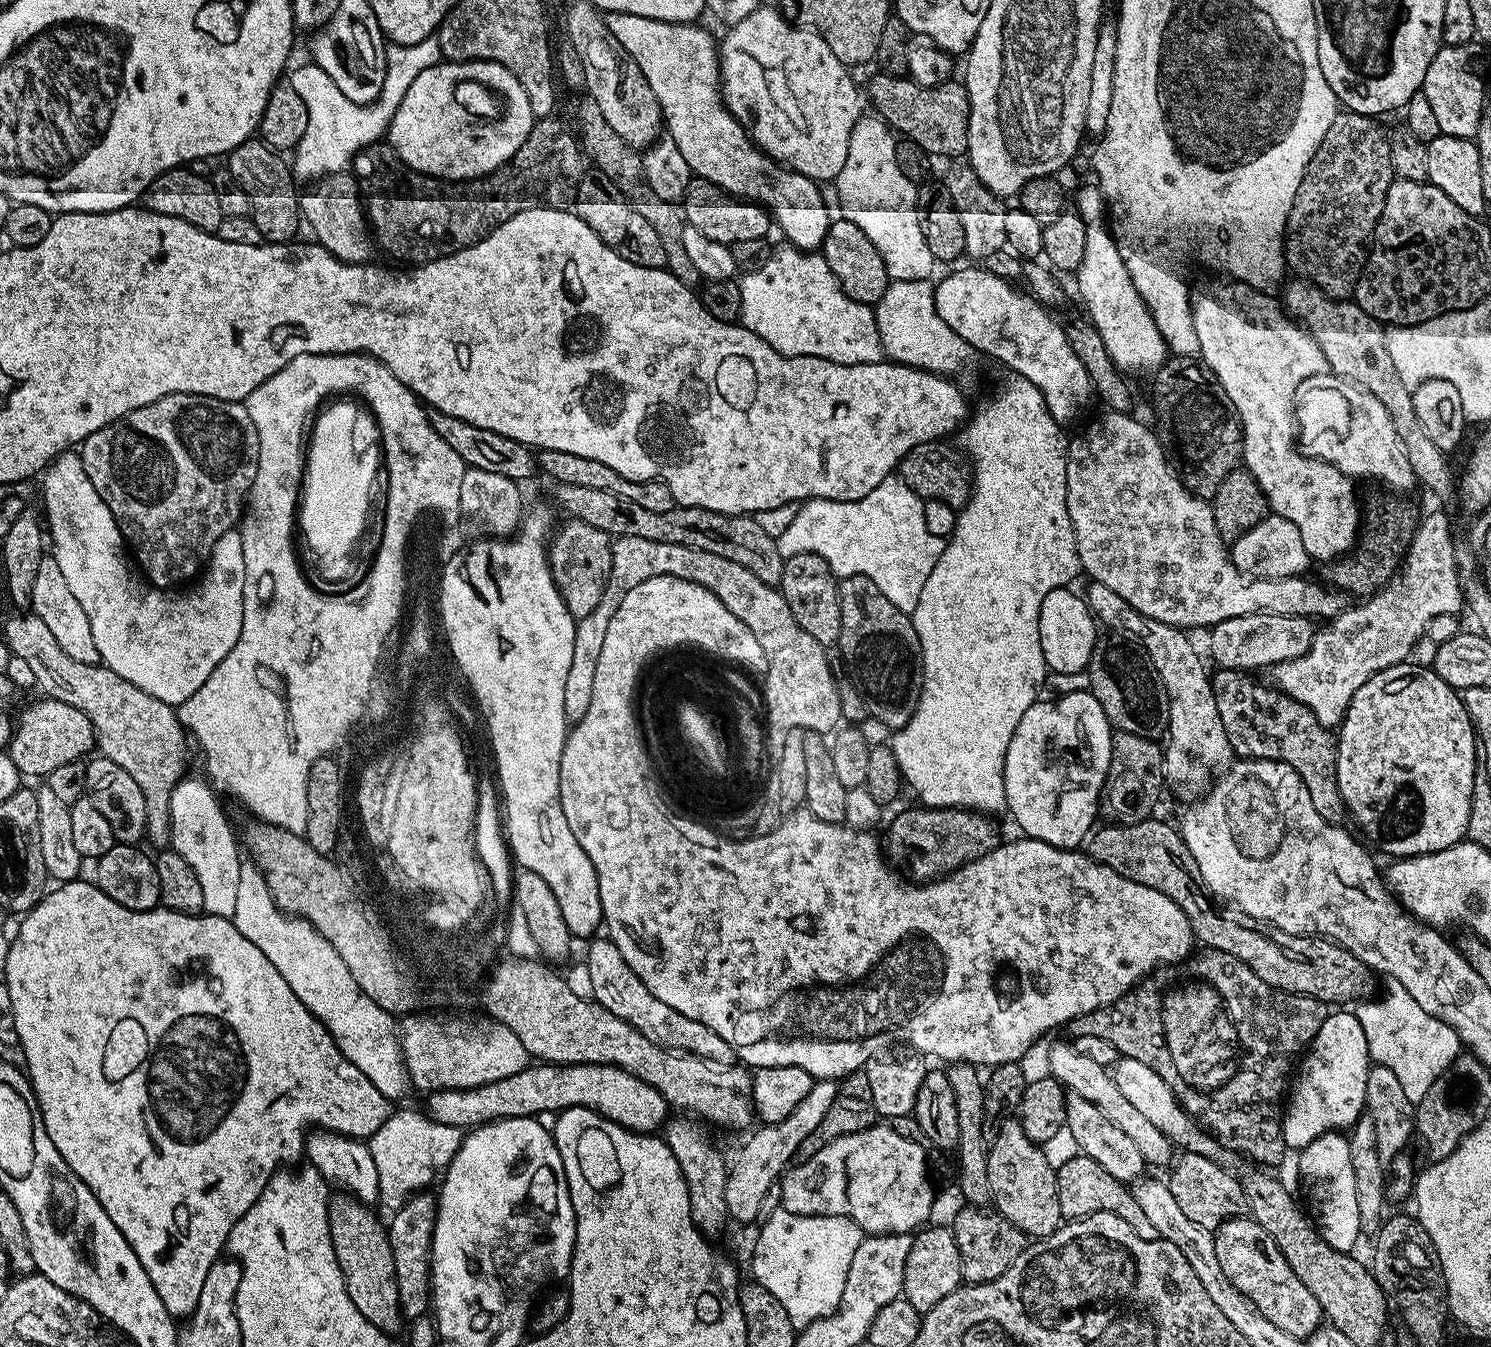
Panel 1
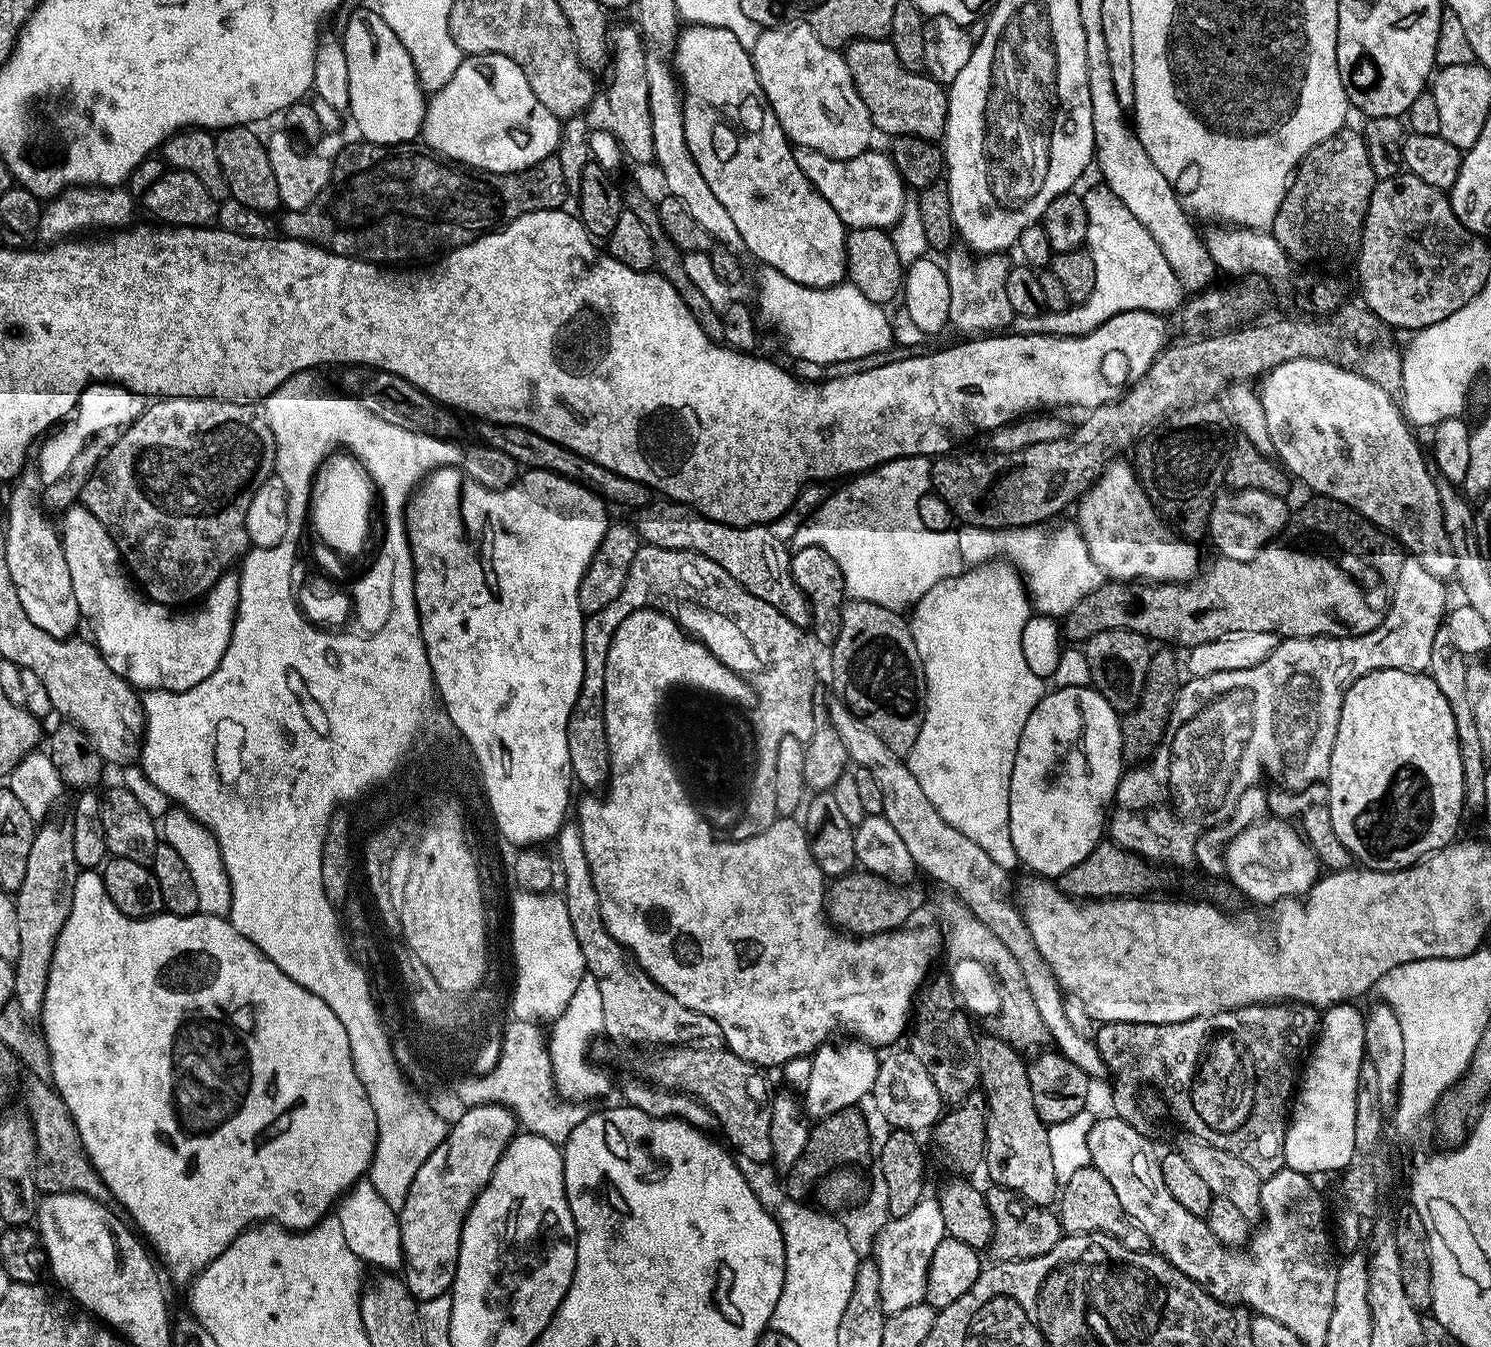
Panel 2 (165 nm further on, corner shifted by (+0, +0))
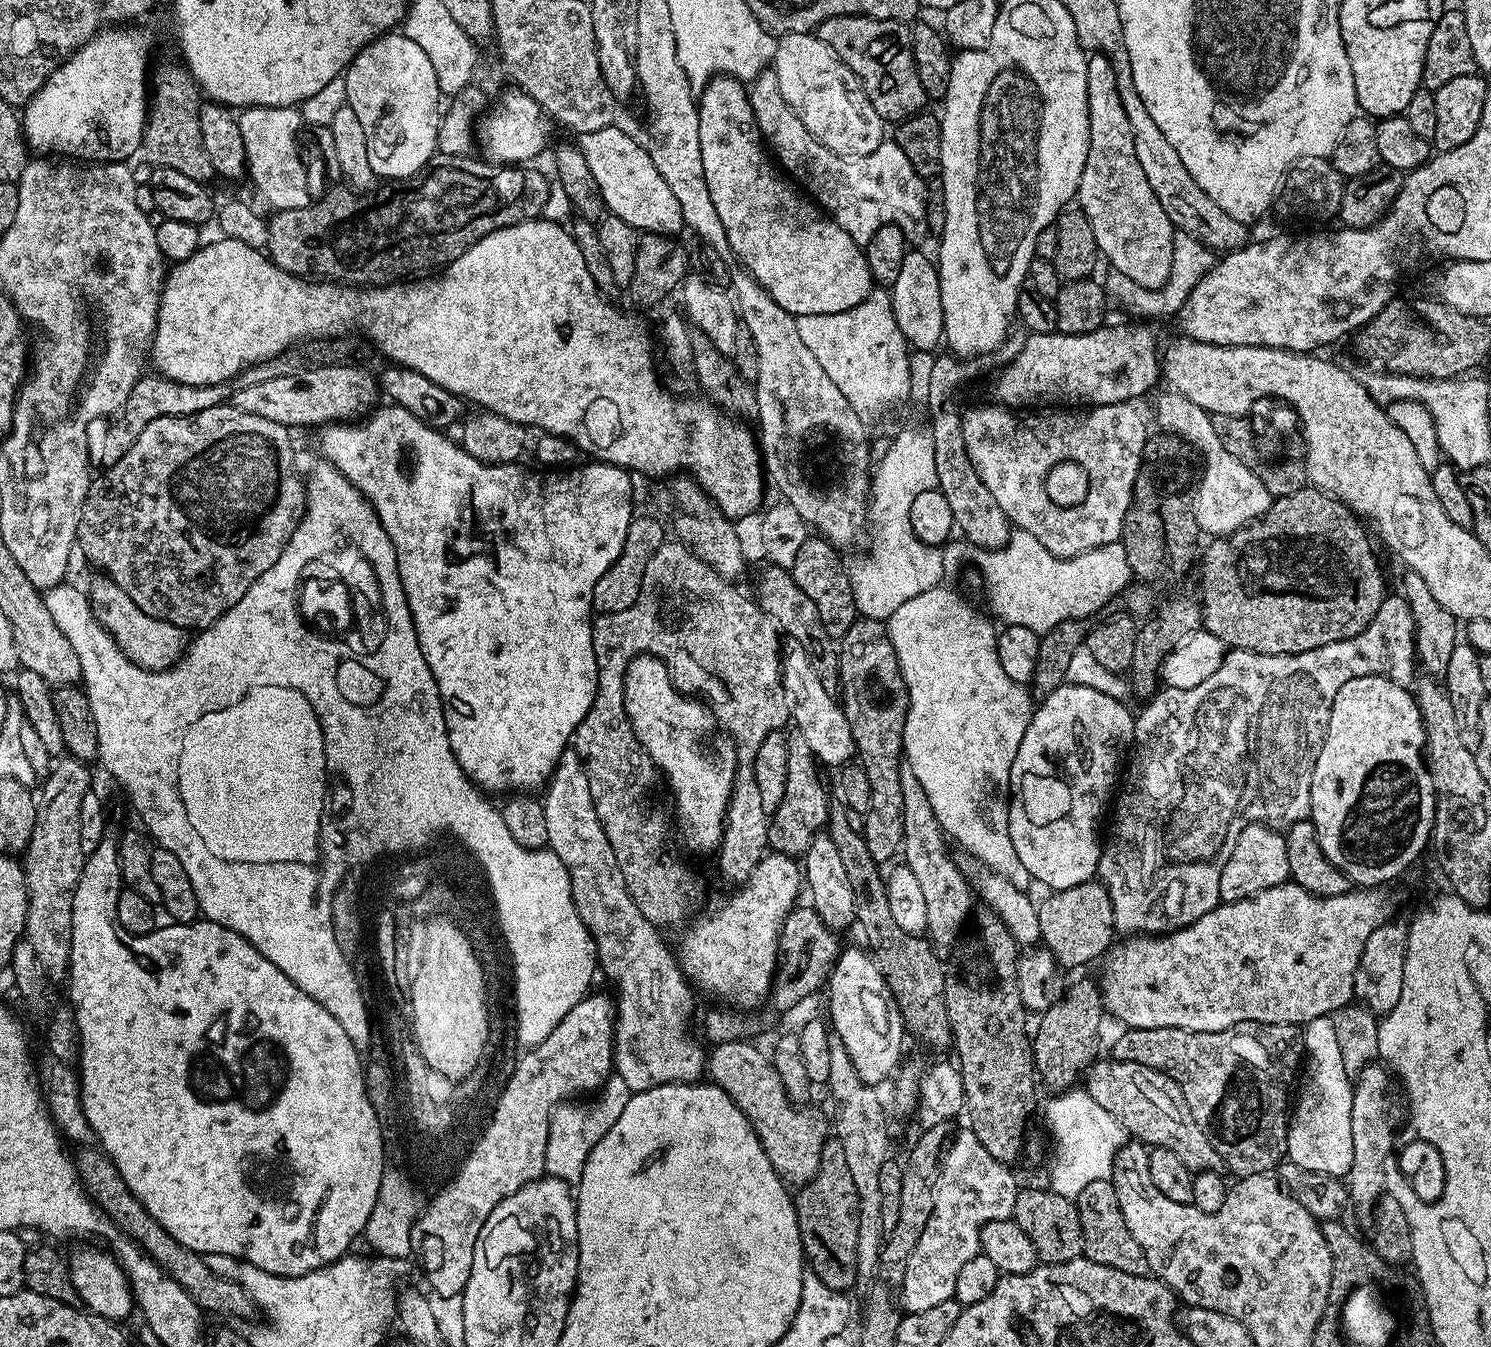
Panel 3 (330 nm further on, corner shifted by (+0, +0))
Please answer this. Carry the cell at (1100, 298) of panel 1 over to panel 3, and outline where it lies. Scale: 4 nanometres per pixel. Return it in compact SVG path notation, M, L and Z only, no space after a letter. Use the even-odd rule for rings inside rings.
M1177 231L1174 238L1174 262L1170 266L1170 278L1160 288L1143 288L1121 272L1109 271L1106 279L1106 292L1113 301L1117 300L1124 308L1137 308L1144 316L1172 316L1179 313L1181 306L1186 302L1190 290L1198 286L1198 282L1211 270L1218 261L1218 256L1213 249L1198 242L1190 234Z

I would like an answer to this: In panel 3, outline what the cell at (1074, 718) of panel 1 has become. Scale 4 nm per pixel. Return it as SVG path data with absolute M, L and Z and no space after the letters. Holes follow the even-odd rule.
M1065 683L1054 694L1043 697L1035 705L1030 726L1026 726L1026 734L1022 734L1022 746L1018 746L1018 754L1014 754L1014 766L1010 770L1010 799L1008 801L1008 821L1010 822L1010 838L1014 842L1014 850L1018 858L1022 858L1022 866L1031 874L1033 881L1038 885L1045 884L1045 889L1069 888L1078 886L1082 882L1093 879L1100 866L1100 849L1102 847L1102 832L1100 836L1100 819L1104 811L1109 811L1114 800L1114 793L1118 788L1118 777L1122 772L1122 765L1126 760L1126 753L1132 743L1133 713L1128 713L1128 708L1115 696L1107 696L1086 686Z

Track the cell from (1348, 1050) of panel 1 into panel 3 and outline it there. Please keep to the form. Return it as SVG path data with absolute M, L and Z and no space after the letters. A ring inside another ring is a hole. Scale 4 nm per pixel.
M1332 1016L1314 1018L1309 1024L1303 1025L1302 1031L1306 1067L1299 1085L1300 1097L1297 1100L1295 1097L1290 1112L1286 1156L1291 1163L1302 1166L1302 1170L1344 1178L1350 1170L1350 1162L1354 1162L1354 1141L1350 1135L1354 1080L1342 1066L1342 1049L1338 1046L1336 1022Z

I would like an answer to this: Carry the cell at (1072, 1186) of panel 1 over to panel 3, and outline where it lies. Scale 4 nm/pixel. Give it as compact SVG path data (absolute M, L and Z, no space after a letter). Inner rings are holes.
M1111 1180L1090 1182L1090 1186L1086 1186L1082 1194L1078 1194L1074 1203L1082 1222L1084 1256L1087 1259L1102 1266L1114 1266L1114 1270L1122 1270L1122 1274L1149 1275L1146 1254L1142 1246L1138 1246L1134 1234L1130 1234L1126 1218L1122 1218L1122 1206L1118 1206L1118 1194Z

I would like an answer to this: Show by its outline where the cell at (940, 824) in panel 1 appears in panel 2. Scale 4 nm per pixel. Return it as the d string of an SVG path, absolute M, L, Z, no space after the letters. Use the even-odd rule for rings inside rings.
M853 870L846 876L835 877L826 892L826 915L835 927L853 936L876 936L880 932L890 932L903 928L908 920L924 904L924 892L918 885L909 883L907 886L893 886L882 876L873 872Z

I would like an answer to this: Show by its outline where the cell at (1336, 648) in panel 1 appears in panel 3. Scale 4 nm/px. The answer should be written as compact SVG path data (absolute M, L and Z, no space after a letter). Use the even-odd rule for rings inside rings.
M1385 595L1382 606L1378 606L1378 614L1354 638L1346 638L1338 642L1330 642L1330 646L1318 646L1318 650L1306 650L1293 656L1271 656L1257 652L1242 652L1232 650L1225 655L1222 666L1201 682L1199 686L1190 686L1190 690L1178 690L1167 686L1161 687L1147 701L1140 716L1135 717L1132 725L1132 743L1130 745L1130 759L1126 764L1126 771L1122 776L1122 787L1114 800L1116 817L1112 820L1112 833L1107 833L1100 849L1100 866L1098 879L1104 889L1110 894L1110 906L1114 912L1113 929L1123 934L1143 934L1145 936L1163 936L1166 932L1173 932L1193 924L1202 914L1214 910L1221 903L1220 875L1222 866L1230 862L1230 854L1238 842L1238 834L1247 824L1264 824L1268 828L1287 830L1290 825L1299 820L1309 819L1312 815L1310 802L1310 786L1314 774L1314 762L1318 762L1318 754L1322 750L1322 742L1326 738L1326 730L1330 722L1330 710L1334 706L1334 698L1350 678L1363 676L1385 676L1395 684L1405 686L1413 683L1412 675L1418 672L1418 657L1416 655L1416 623L1410 614L1410 606L1403 595Z

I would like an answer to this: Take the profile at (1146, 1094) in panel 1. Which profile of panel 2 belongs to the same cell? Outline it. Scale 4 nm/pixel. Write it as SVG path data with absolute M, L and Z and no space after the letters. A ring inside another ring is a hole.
M836 698L833 701L828 708L827 719L834 730L838 730L838 738L842 738L846 745L849 761L874 774L874 779L882 789L883 816L902 837L906 850L910 850L913 865L919 871L921 868L930 879L937 880L942 887L949 888L952 891L949 893L959 898L982 923L990 926L994 935L1006 945L1006 950L1014 954L1014 959L1018 961L1022 974L1026 977L1030 995L1034 997L1034 1006L1041 1015L1042 1022L1046 1022L1048 1038L1055 1051L1074 1062L1074 1066L1078 1066L1078 1070L1082 1070L1090 1078L1105 1075L1106 1069L1096 1049L1095 1039L1078 1034L1066 1019L1065 993L1054 978L1046 958L1042 958L1042 953L1034 942L1034 934L1030 934L1030 926L1026 926L1024 913L1014 899L1012 880L1008 877L1011 876L1009 869L998 866L998 862L994 862L994 858L990 858L990 854L986 854L982 846L970 842L970 838L966 838L962 830L954 830L954 826L950 826L946 818L938 814L938 810L934 810L930 798L926 798L922 786L918 786L918 778L914 778L902 757L894 754L894 750L890 750L890 746L886 746L886 742L882 742L882 738L878 738L878 734L874 734L870 726L861 722L845 706L843 700Z

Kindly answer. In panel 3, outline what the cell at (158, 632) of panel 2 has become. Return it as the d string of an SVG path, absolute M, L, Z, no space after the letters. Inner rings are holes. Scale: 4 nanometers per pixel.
M100 574L93 588L87 589L88 600L92 603L92 613L98 622L114 638L114 642L124 651L129 660L133 660L139 668L146 668L153 672L163 672L175 665L183 657L189 643L187 631L170 622L162 622L158 618L150 618L136 605L134 598L122 590L107 575Z

